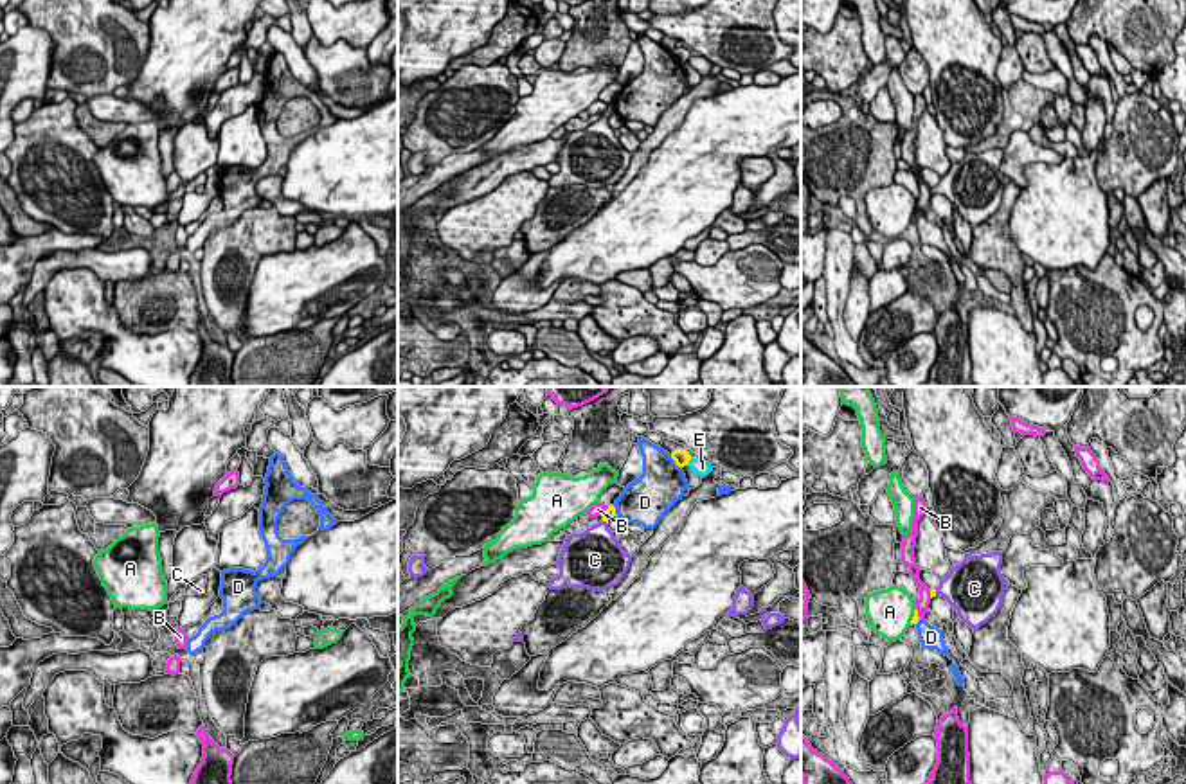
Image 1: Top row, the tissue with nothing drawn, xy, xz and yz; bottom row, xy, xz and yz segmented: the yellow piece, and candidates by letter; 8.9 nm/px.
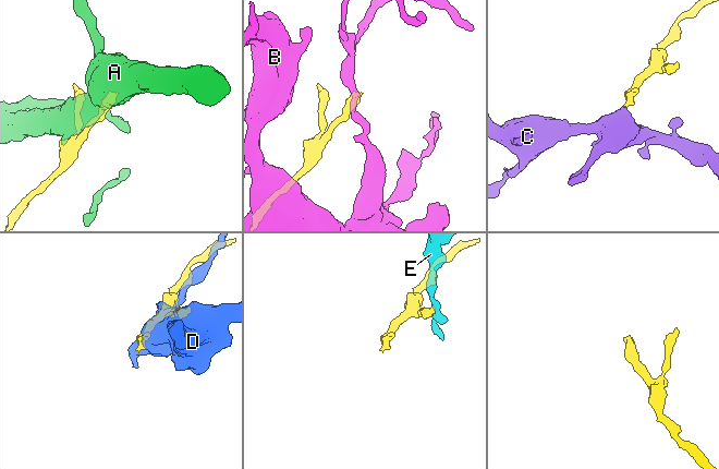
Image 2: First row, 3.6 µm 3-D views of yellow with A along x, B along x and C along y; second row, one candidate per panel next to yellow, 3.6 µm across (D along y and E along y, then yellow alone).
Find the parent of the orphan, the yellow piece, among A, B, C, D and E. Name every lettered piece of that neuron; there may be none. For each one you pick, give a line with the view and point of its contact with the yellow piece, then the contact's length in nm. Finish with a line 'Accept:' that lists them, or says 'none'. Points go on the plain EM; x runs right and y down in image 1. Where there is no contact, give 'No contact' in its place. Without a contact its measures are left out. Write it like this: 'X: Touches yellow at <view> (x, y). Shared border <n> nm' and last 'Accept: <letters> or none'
C: Touches yellow at xz (605, 117). Shared border 60 nm
Accept: C

